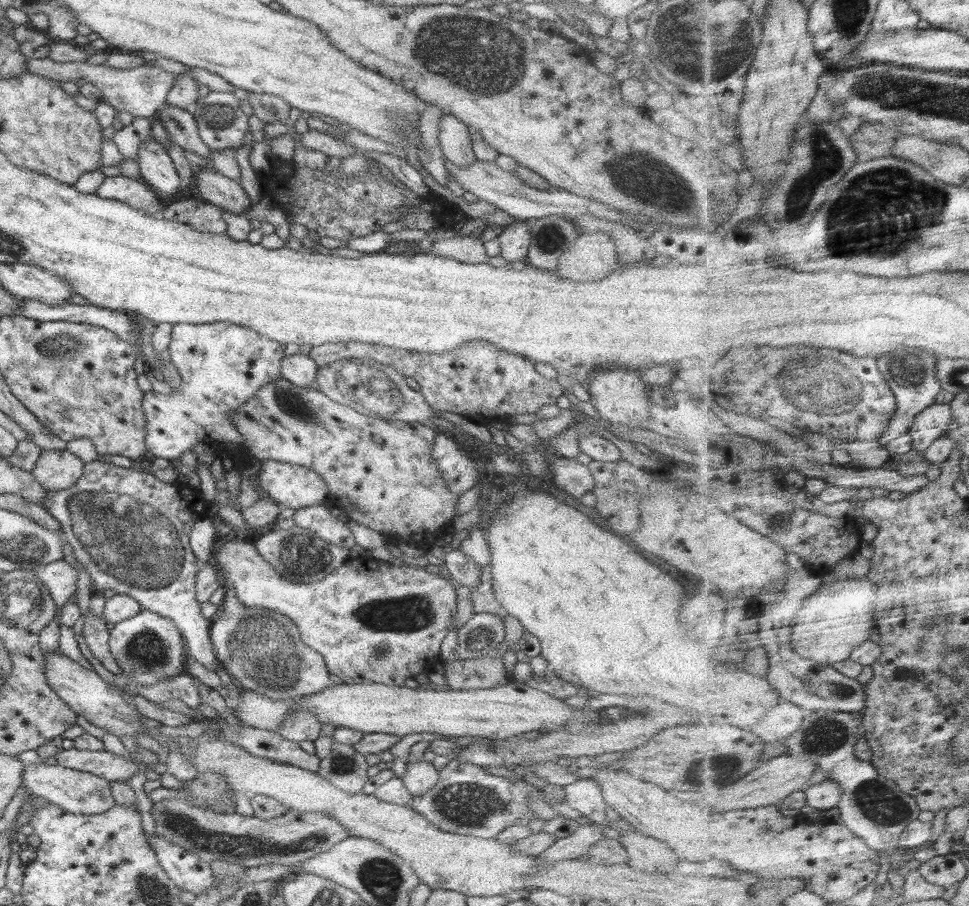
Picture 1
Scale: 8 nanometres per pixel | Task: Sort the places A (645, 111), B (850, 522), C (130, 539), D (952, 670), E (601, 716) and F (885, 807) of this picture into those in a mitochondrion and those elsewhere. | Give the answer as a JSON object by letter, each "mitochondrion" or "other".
{"A":"other","B":"other","C":"mitochondrion","D":"mitochondrion","E":"other","F":"mitochondrion"}

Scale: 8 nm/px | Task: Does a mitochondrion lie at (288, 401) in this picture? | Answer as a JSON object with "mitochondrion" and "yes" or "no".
{"mitochondrion":"yes"}

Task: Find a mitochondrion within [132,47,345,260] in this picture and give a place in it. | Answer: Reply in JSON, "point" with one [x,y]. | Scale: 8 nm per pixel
{"point":[213,117]}

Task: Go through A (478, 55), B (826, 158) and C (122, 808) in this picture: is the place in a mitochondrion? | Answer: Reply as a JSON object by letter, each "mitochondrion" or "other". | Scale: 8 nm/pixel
{"A":"mitochondrion","B":"mitochondrion","C":"other"}

